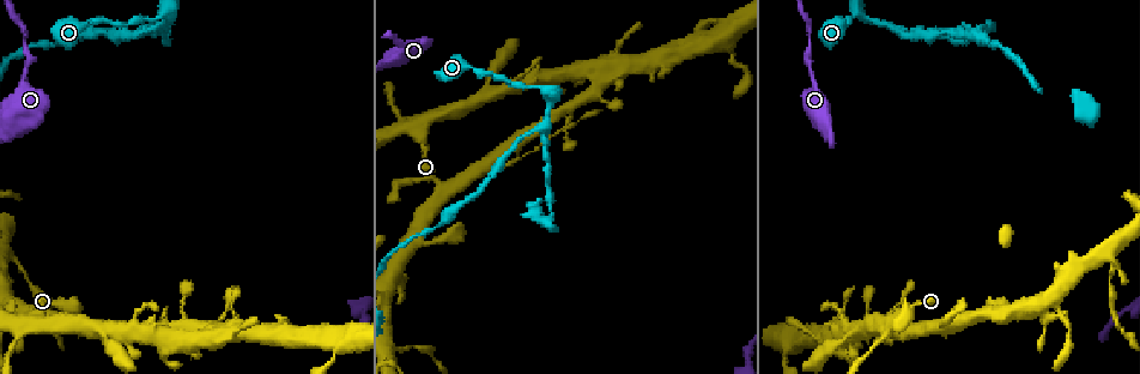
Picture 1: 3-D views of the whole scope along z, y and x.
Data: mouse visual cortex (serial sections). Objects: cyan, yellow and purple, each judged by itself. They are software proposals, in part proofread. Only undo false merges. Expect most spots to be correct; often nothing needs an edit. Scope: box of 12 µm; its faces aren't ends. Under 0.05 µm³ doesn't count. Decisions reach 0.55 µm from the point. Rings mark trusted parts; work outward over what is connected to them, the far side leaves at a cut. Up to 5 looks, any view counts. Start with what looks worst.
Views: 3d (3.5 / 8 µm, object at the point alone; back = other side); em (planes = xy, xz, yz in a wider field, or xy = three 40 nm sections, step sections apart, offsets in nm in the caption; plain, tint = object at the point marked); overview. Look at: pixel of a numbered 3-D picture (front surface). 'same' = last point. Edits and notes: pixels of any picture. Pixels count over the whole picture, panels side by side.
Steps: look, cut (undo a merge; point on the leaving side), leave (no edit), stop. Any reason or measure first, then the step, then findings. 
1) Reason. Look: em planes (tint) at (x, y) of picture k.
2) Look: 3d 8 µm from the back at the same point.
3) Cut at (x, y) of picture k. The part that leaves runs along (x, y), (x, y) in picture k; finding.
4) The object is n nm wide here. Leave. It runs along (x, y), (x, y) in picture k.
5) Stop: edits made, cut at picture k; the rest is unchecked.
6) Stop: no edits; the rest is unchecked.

Narrows sharply. Look: 3d 3.5 µm at (856, 13) of picture 1.

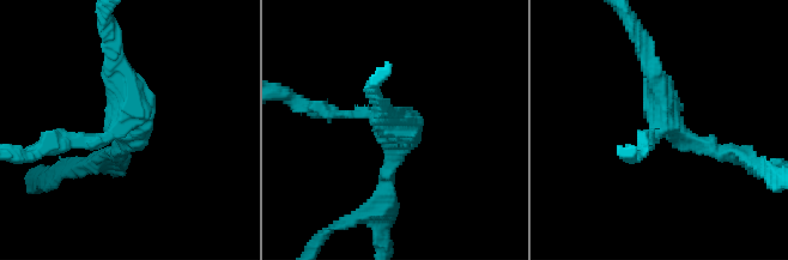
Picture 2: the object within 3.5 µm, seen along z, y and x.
Look: em xy step 1 (tint) at (663, 123) of picture 2.

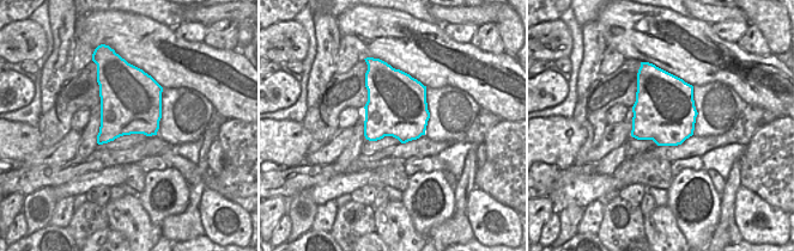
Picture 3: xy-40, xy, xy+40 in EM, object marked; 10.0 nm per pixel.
Leave. One cell here.

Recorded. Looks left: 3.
Sudden change in width. Look: 3d 3.5 µm at (400, 352) of picture 1.

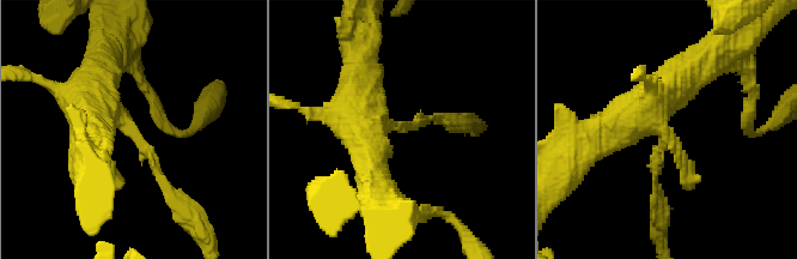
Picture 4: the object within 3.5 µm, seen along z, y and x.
The arms are 100, 500 nm wide; shape alone is not enough. Look: em planes (tint) at (132, 132) of picture 4.

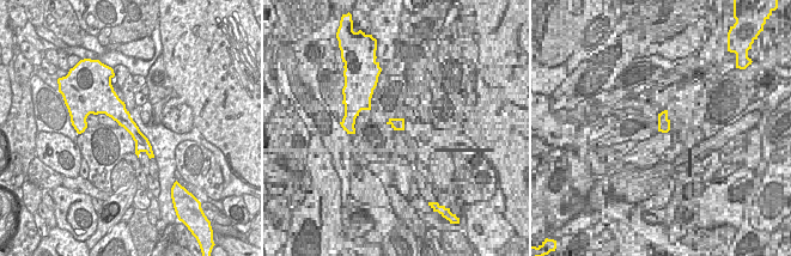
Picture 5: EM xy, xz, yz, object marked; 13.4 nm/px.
Leave. It runs along (92, 125), (114, 113), (176, 198) in picture 4; all the same cell.

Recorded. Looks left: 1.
Stop: no edits; the rest is unchecked.

